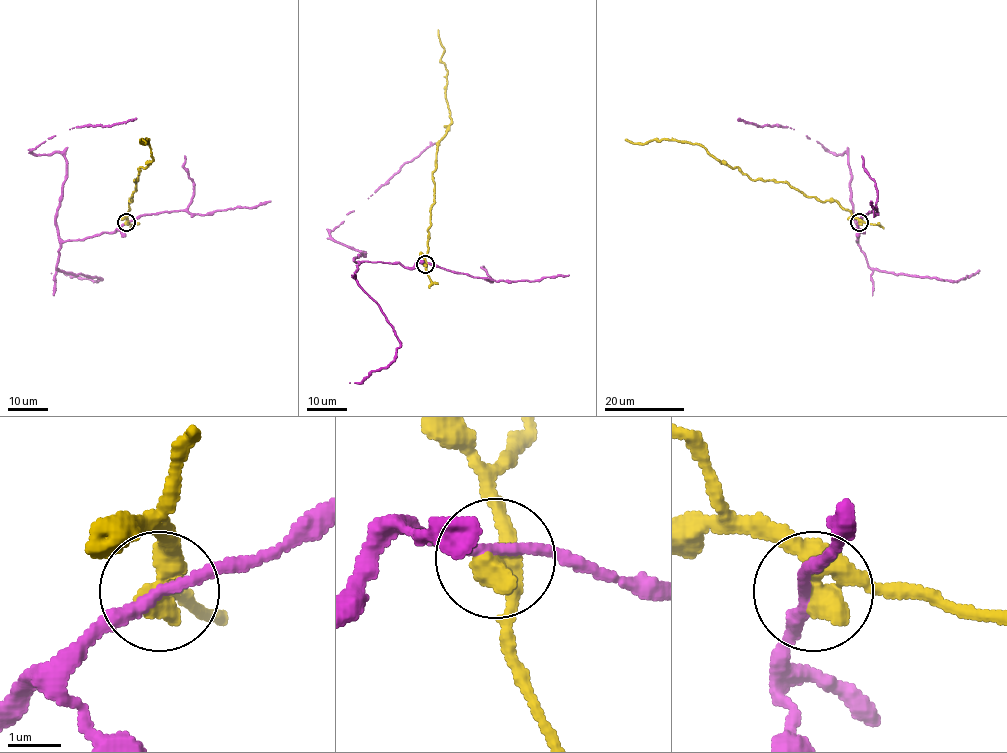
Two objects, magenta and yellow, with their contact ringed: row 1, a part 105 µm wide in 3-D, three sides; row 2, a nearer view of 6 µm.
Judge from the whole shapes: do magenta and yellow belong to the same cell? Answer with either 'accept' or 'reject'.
reject

